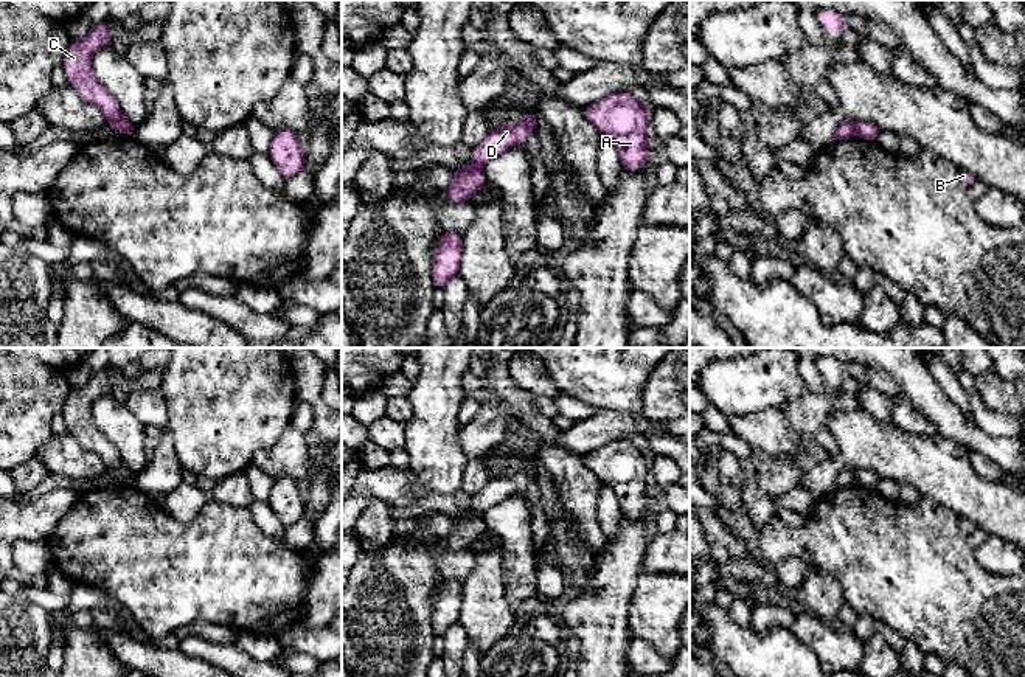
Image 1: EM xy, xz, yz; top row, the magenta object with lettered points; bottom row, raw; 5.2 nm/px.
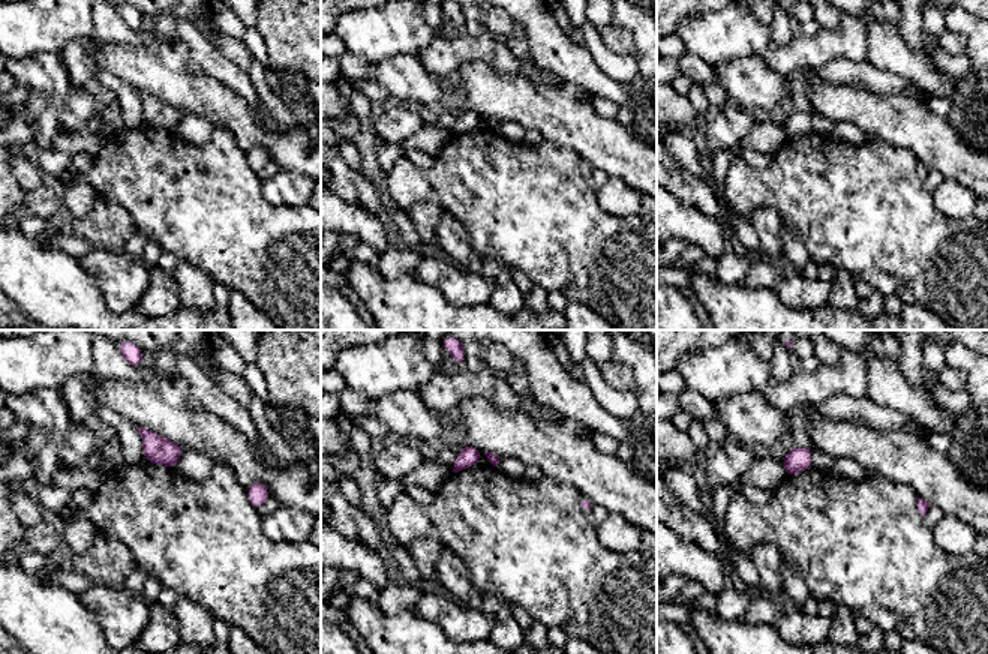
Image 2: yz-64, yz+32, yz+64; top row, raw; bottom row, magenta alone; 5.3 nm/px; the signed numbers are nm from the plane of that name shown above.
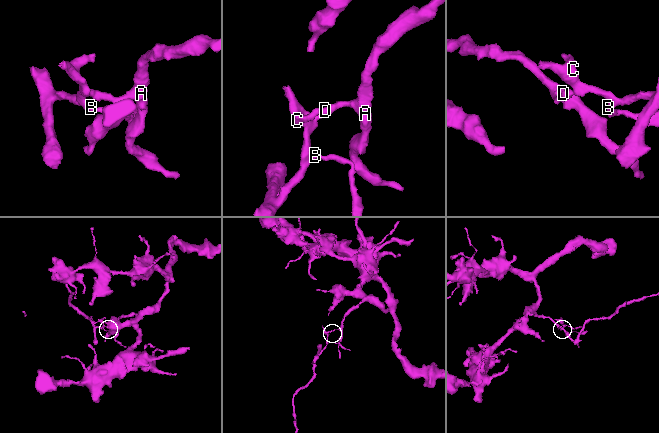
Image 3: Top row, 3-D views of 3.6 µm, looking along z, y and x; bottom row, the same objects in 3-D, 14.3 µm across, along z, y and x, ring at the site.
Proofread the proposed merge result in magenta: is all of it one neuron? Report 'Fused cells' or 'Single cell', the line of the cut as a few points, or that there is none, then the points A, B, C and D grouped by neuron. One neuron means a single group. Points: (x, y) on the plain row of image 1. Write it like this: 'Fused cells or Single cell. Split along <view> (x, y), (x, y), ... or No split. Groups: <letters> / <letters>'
Fused cells. Split along yz (851, 471), (856, 482). Groups: A D / B C

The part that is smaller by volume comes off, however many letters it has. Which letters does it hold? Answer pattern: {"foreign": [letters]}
{"foreign": ["B", "C"]}

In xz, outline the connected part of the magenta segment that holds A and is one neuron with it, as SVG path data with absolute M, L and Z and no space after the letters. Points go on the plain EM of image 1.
M615 439L584 455L582 460L599 483L615 492L623 517L637 520L648 511L649 453L627 439Z

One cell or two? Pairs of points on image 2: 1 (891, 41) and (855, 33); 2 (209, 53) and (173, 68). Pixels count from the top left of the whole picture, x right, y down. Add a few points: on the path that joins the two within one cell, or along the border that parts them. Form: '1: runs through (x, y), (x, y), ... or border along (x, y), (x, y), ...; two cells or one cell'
1: border along (853, 15), (859, 15), (867, 24), (867, 60); two cells
2: border along (174, 35), (188, 48), (188, 60); two cells

